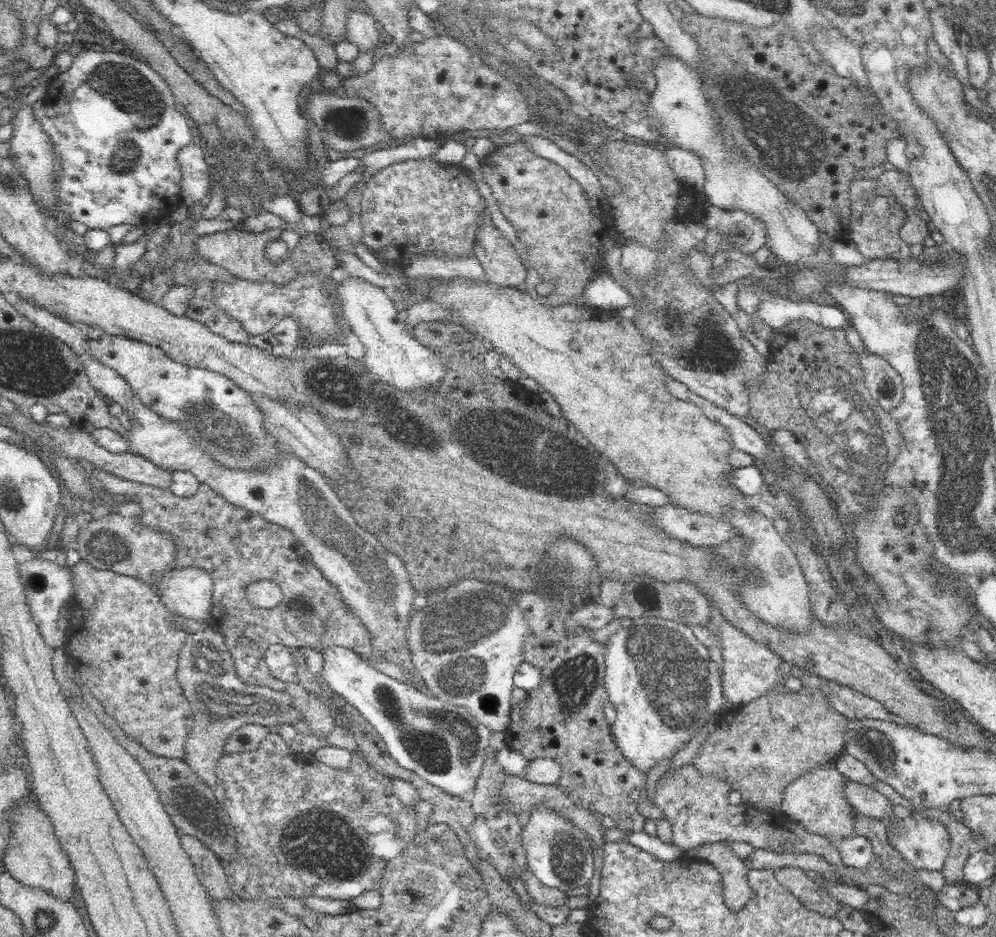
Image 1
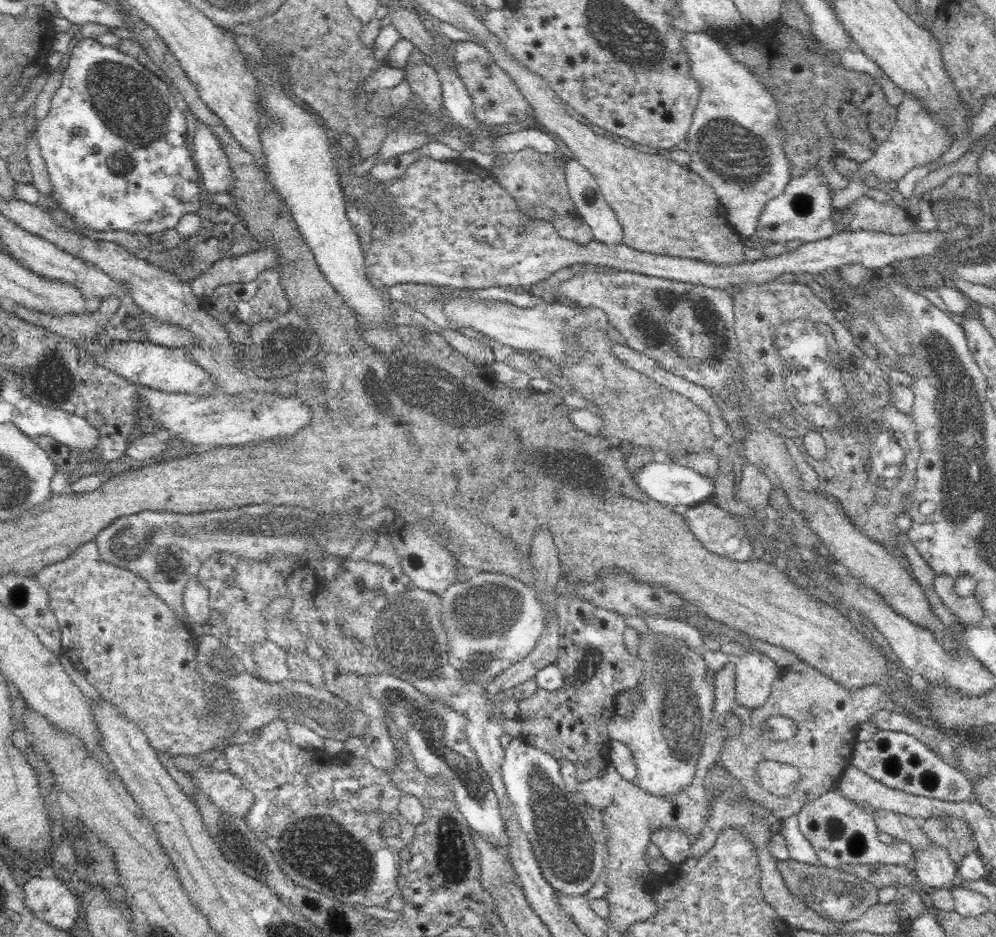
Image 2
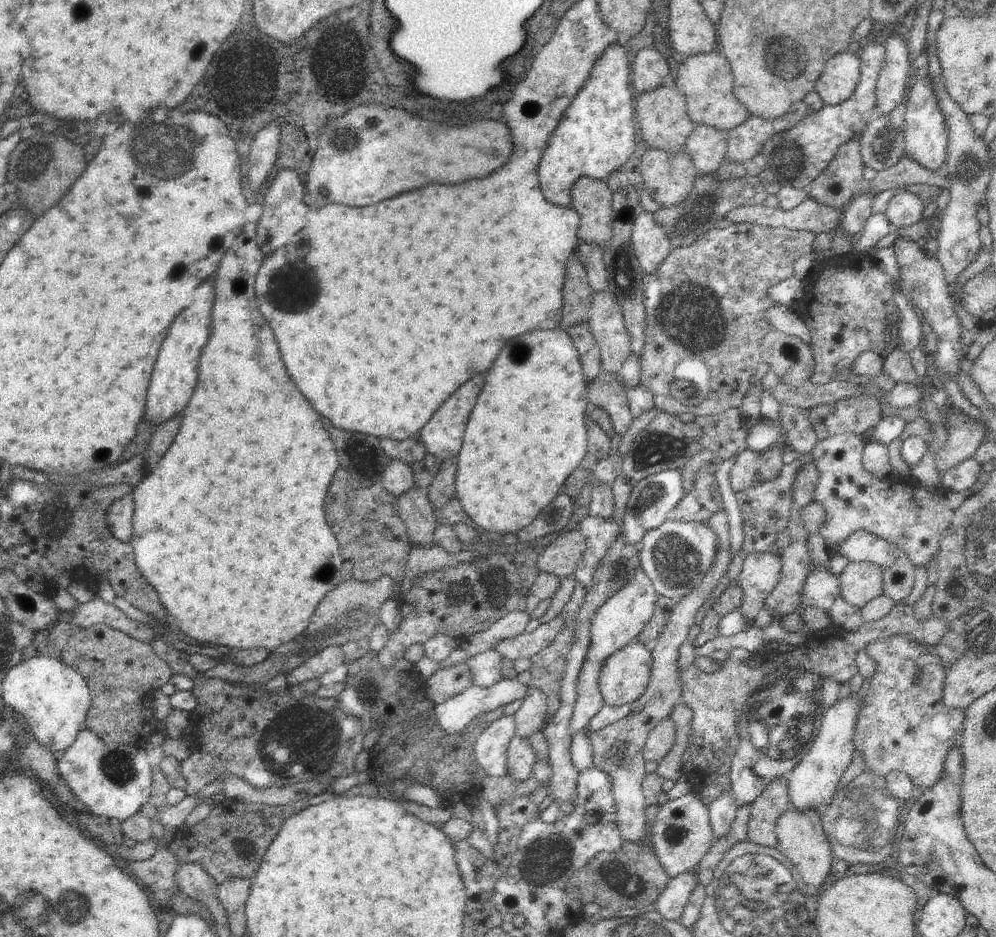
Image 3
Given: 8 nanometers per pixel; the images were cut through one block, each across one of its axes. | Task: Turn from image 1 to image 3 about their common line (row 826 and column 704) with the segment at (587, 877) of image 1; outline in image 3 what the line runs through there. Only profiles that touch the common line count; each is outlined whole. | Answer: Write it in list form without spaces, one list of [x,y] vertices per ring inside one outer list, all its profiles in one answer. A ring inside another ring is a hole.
[[[671,516],[655,530],[649,530],[641,538],[639,568],[651,580],[653,590],[659,596],[681,600],[695,590],[711,570],[719,550],[719,538],[713,528],[703,522],[675,522]]]

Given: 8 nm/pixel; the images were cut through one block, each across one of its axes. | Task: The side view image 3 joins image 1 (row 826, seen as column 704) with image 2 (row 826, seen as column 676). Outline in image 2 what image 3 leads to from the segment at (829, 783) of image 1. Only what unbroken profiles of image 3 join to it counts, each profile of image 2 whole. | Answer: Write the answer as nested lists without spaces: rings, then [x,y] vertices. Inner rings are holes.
[[[838,786],[834,790],[828,790],[820,798],[808,802],[798,814],[798,824],[800,824],[800,832],[814,846],[822,866],[828,866],[832,870],[840,870],[852,864],[866,864],[866,862],[870,862],[872,866],[878,864],[912,866],[914,862],[912,846],[896,840],[892,844],[882,844],[878,840],[878,826],[874,822],[872,810],[860,808],[858,804],[842,798]]]

